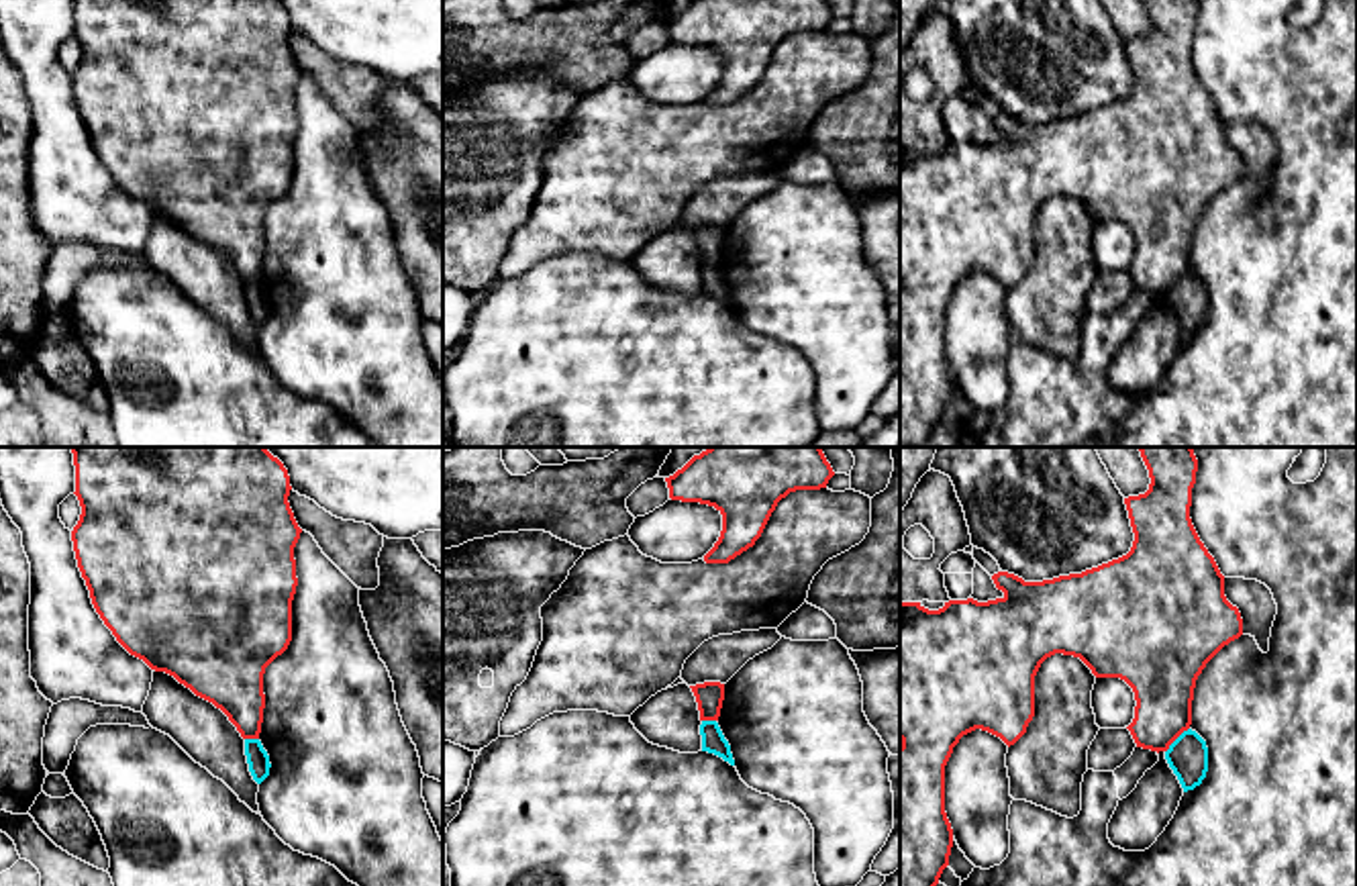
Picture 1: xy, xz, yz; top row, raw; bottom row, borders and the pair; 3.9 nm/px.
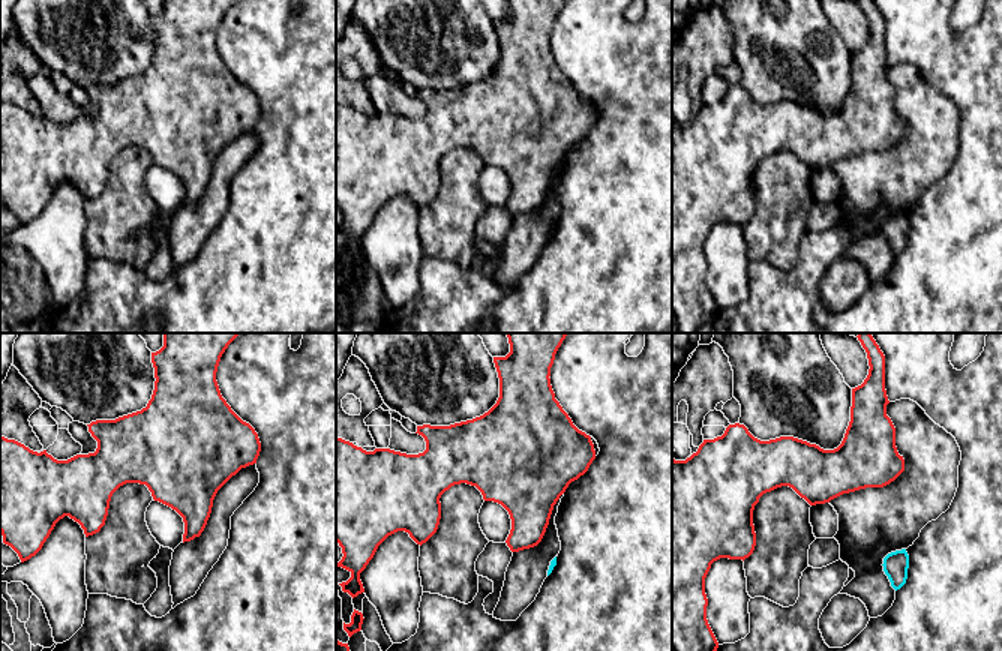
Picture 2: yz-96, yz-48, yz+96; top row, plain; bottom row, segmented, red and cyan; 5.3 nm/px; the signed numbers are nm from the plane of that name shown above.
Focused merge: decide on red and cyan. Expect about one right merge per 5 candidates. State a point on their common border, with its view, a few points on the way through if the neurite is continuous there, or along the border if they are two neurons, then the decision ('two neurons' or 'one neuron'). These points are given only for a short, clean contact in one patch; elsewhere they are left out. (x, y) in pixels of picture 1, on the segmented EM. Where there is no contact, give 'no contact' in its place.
yz (1176, 737) | along yz (1188, 727), (1166, 752) | two neurons

